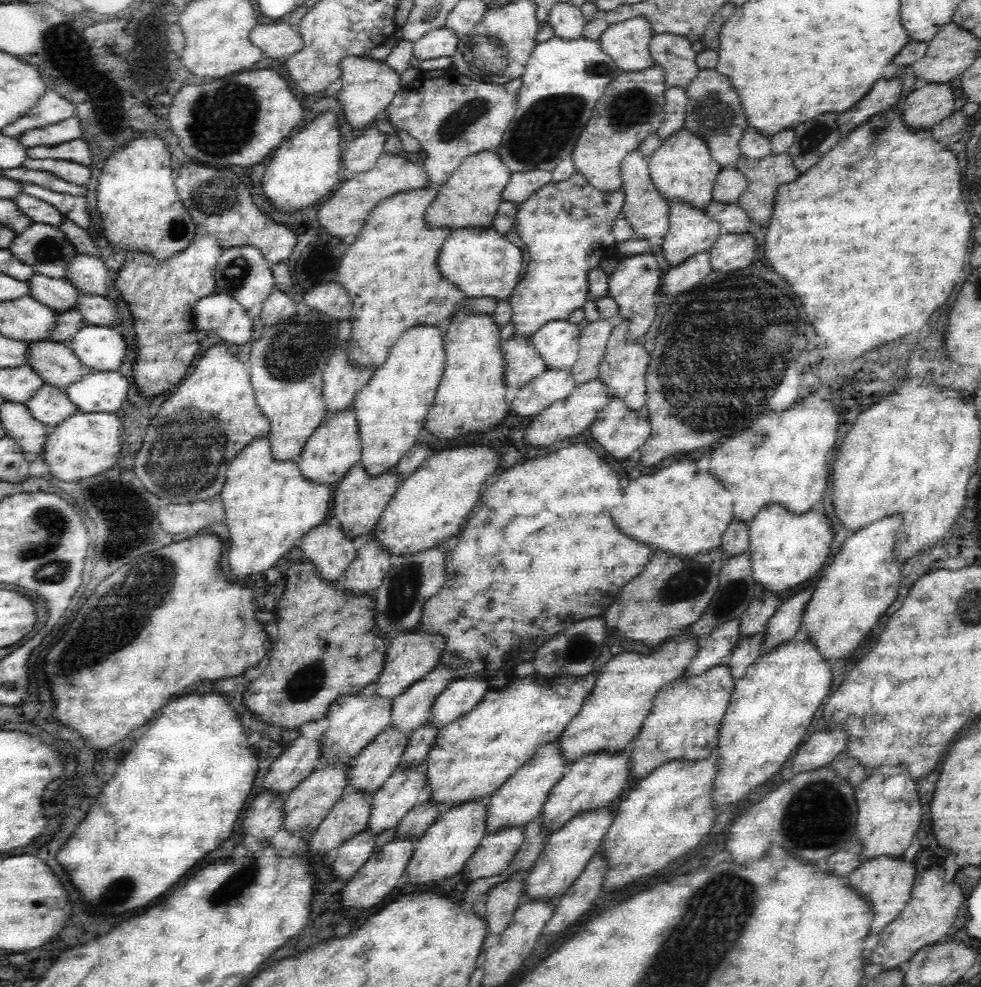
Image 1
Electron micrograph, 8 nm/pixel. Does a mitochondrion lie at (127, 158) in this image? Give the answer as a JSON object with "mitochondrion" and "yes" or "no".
{"mitochondrion":"no"}

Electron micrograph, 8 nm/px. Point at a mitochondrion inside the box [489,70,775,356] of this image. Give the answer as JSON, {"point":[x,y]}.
{"point":[536,138]}

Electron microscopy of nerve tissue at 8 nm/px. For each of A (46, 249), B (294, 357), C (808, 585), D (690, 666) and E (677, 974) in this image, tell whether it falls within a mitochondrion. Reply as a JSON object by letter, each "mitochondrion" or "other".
{"A":"mitochondrion","B":"mitochondrion","C":"other","D":"other","E":"mitochondrion"}

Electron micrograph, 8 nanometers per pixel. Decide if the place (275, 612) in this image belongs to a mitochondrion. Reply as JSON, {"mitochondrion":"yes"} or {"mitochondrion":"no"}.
{"mitochondrion":"no"}

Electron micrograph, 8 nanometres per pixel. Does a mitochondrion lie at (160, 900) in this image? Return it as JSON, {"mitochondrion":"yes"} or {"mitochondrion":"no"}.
{"mitochondrion":"no"}

